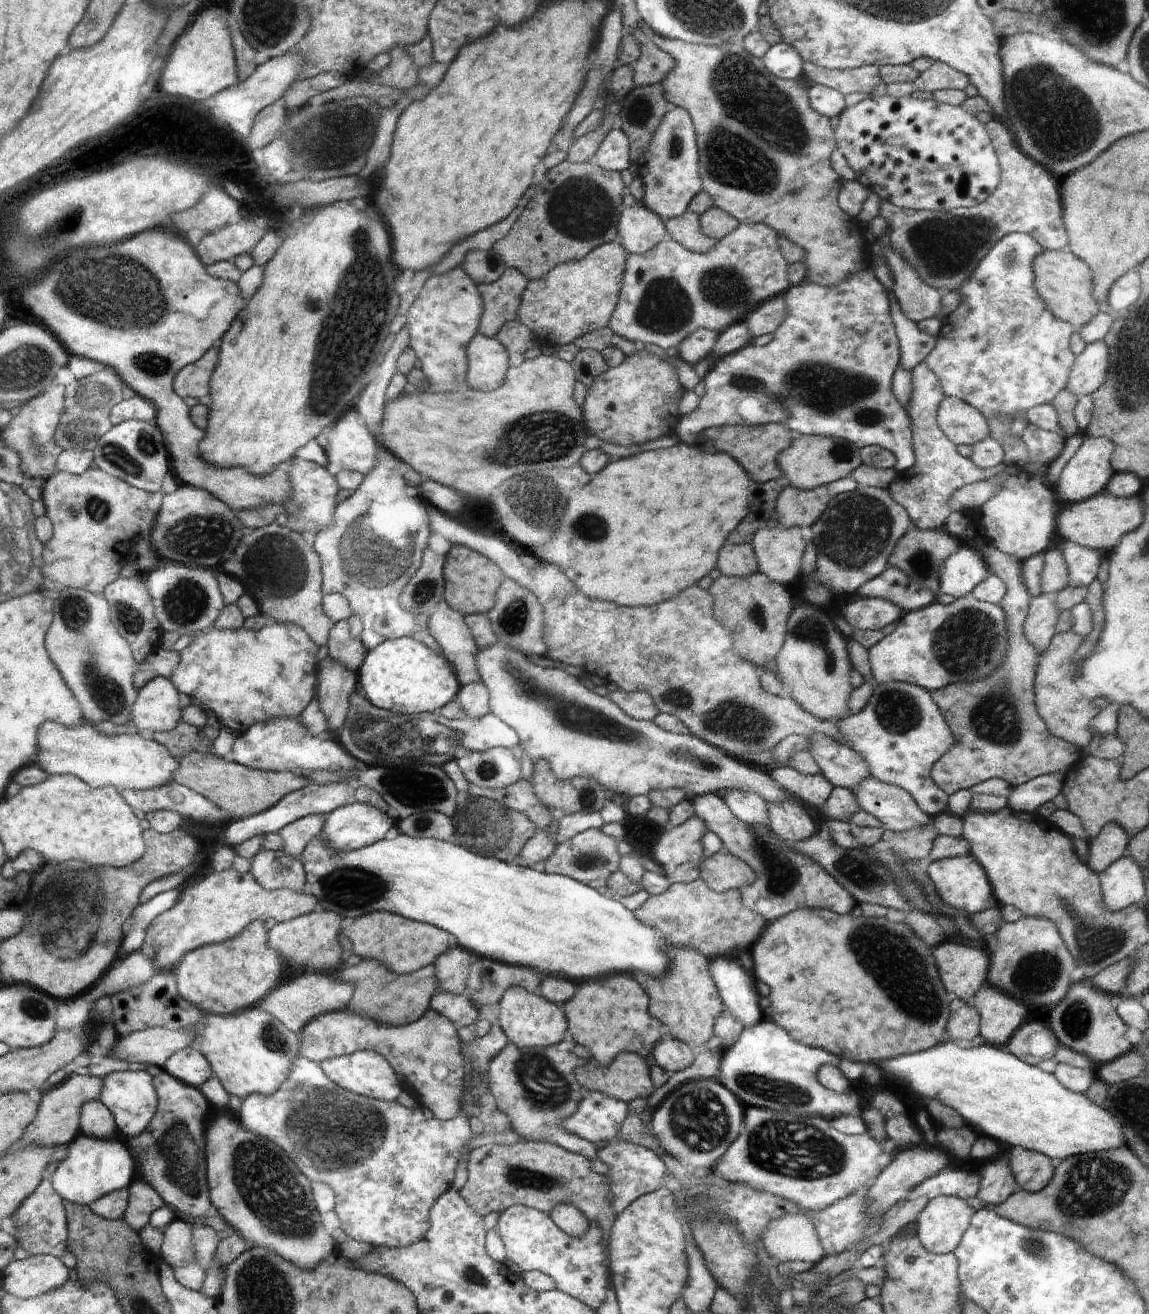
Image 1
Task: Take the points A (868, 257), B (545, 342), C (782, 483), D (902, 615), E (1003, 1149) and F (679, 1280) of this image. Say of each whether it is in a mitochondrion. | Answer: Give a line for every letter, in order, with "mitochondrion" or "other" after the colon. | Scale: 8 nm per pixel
A: other
B: other
C: other
D: other
E: other
F: other

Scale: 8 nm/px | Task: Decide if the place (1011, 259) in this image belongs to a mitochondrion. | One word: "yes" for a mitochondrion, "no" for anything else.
yes

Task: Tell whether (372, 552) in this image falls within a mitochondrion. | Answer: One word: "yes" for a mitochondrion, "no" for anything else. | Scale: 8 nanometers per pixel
yes

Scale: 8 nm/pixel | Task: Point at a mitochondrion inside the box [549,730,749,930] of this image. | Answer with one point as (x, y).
(589, 859)

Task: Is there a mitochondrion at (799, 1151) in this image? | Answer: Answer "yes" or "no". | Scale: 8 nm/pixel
yes

